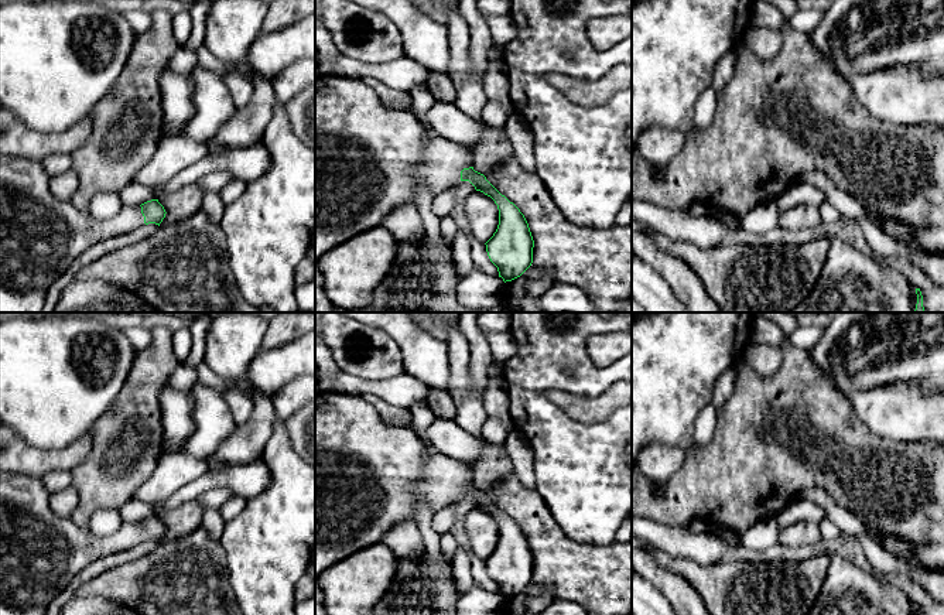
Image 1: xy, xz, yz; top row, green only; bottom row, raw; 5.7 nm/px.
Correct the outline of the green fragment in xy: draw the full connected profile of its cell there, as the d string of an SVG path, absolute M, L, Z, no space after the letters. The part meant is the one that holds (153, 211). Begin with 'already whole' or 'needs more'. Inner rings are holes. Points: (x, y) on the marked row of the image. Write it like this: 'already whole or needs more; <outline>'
needs more; M0 154L0 312L41 312L51 284L68 271L85 252L113 236L155 223L160 226L165 209L158 199L123 206L110 219L96 219L88 211L76 209L71 201L61 202L49 191L49 175L40 161Z

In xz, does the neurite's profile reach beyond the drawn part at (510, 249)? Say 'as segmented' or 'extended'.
extended

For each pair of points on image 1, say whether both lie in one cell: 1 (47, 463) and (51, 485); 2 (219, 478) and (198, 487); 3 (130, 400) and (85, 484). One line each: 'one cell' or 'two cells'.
1: two cells
2: one cell
3: one cell

